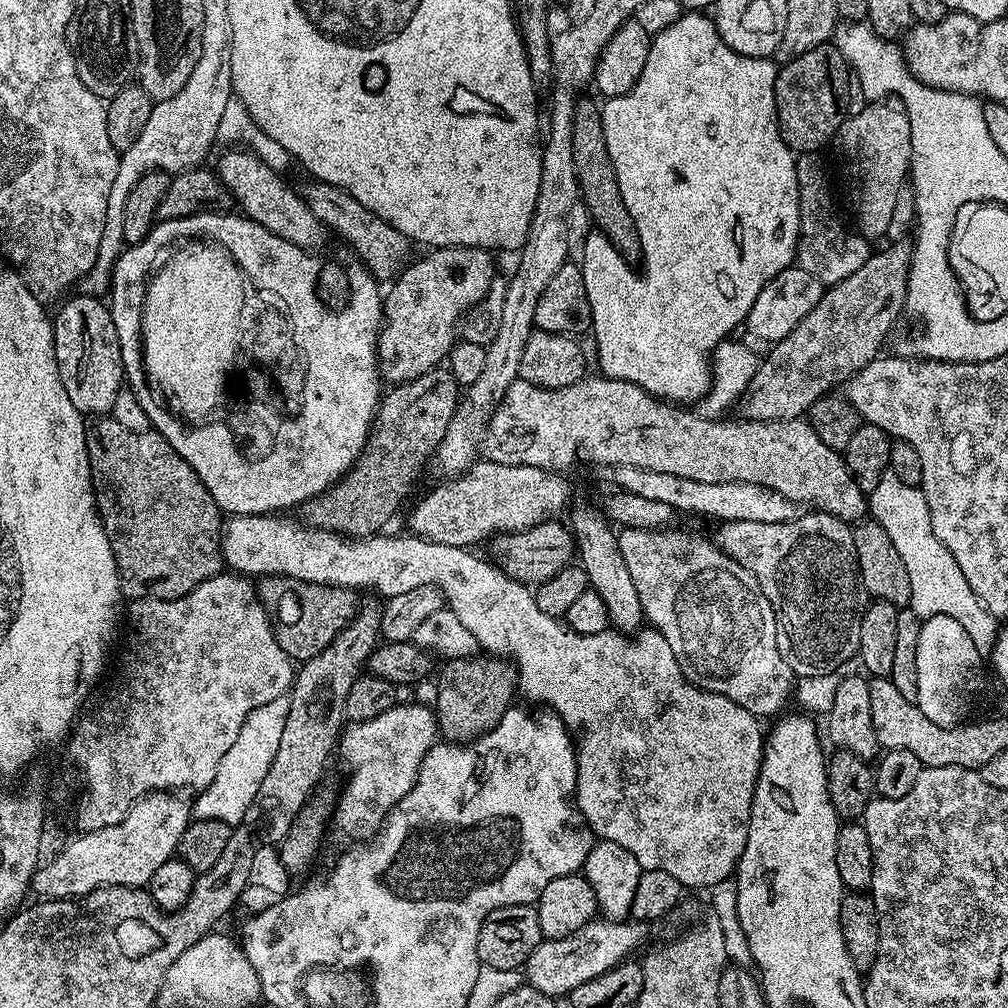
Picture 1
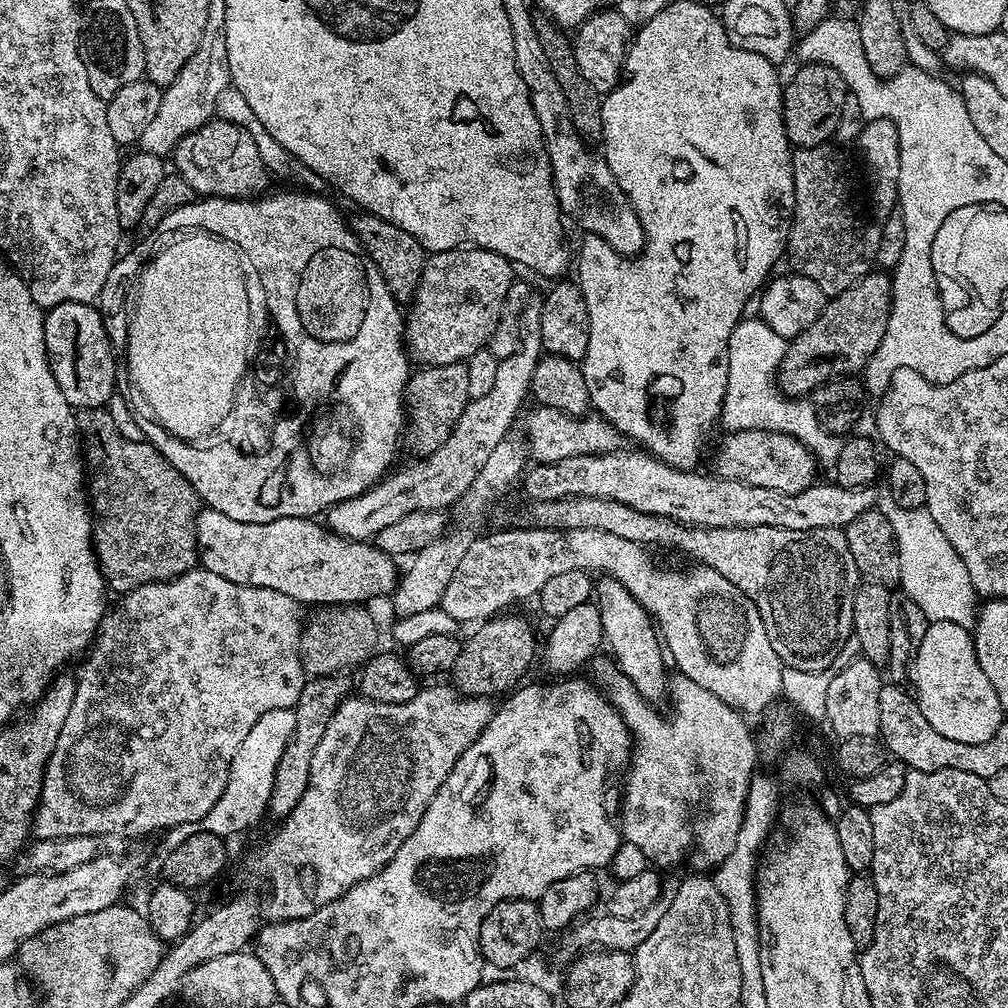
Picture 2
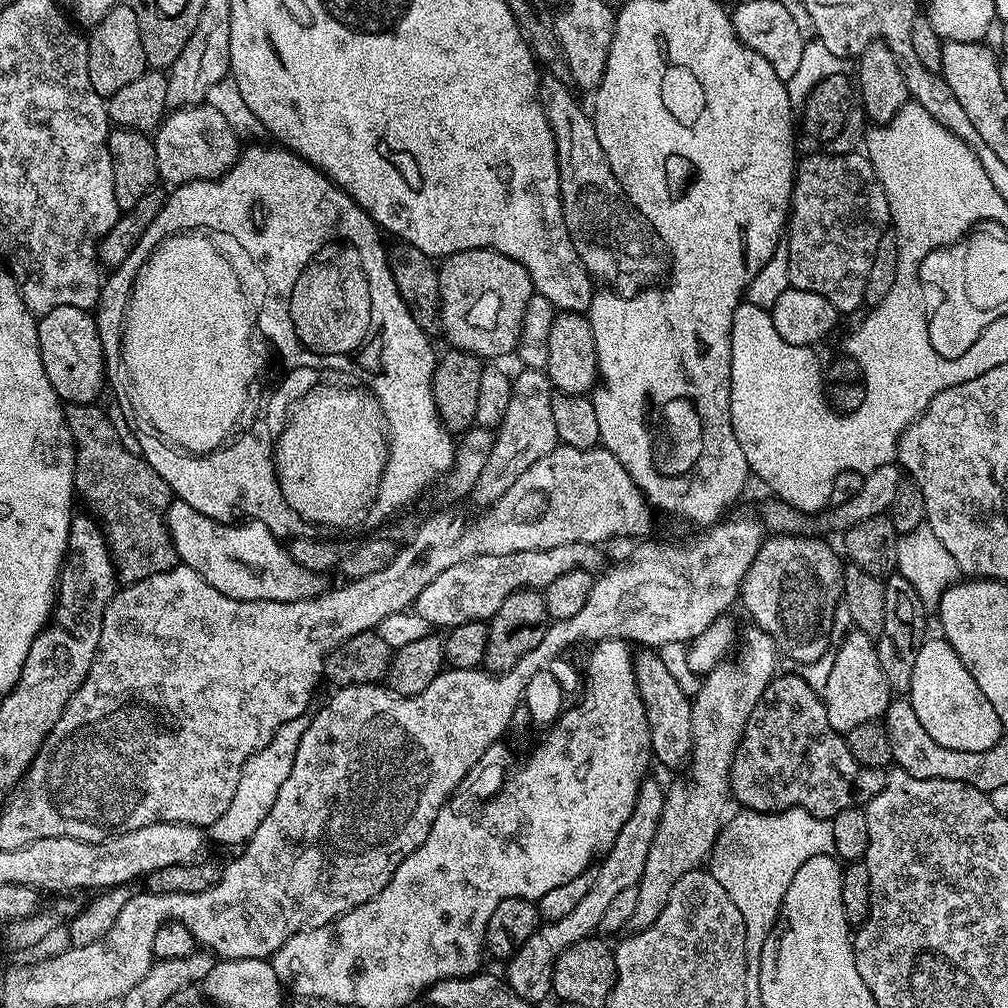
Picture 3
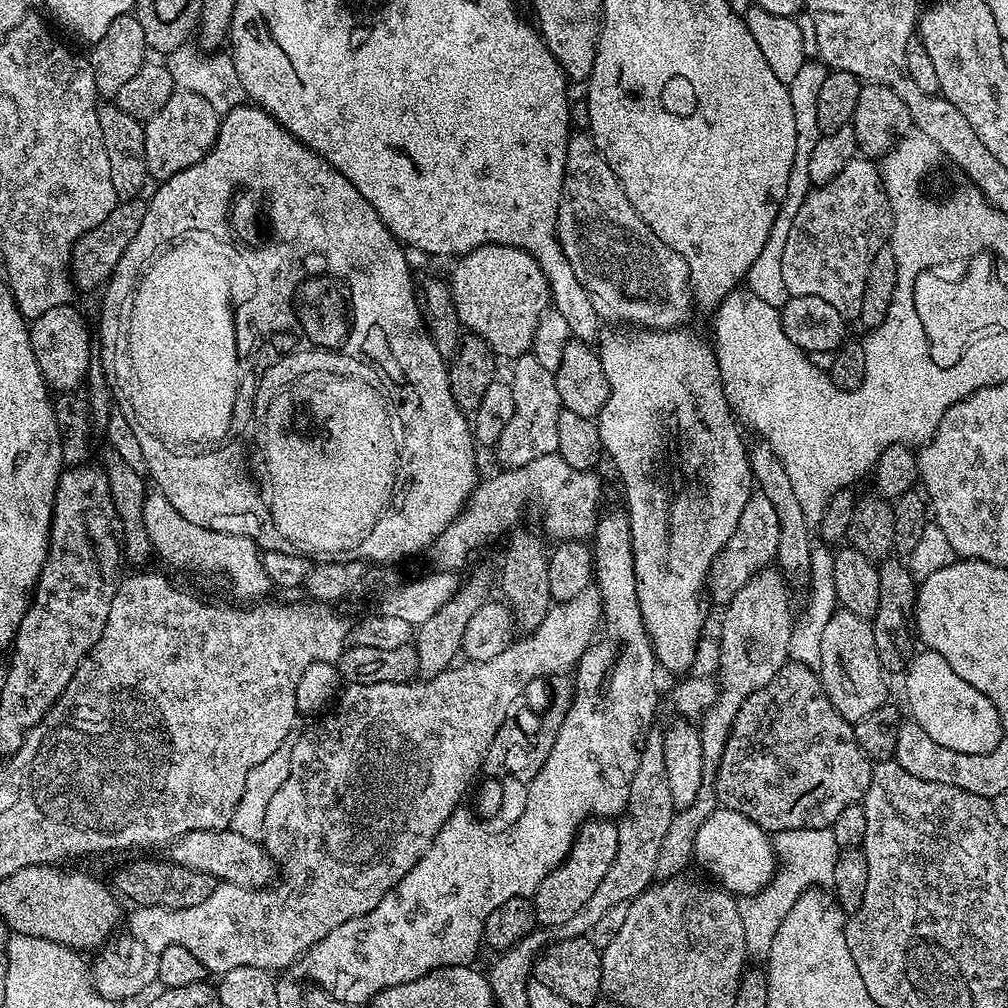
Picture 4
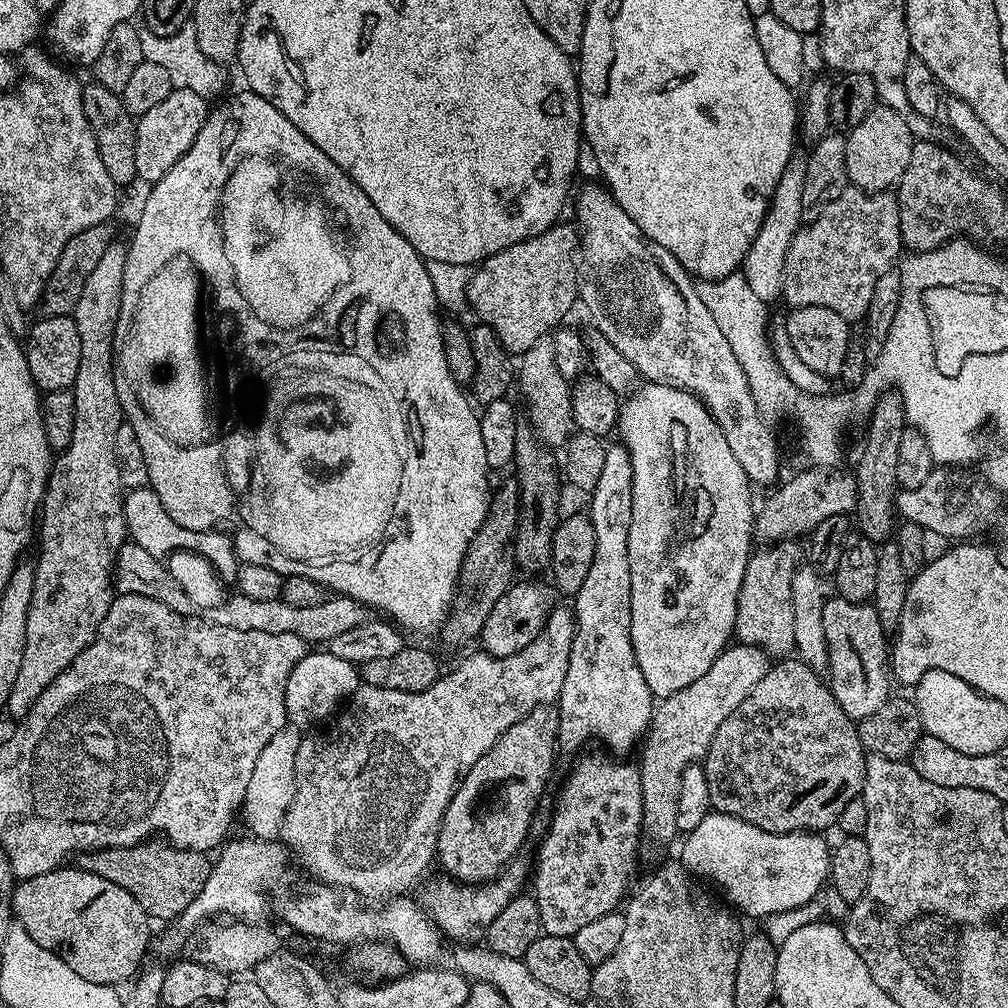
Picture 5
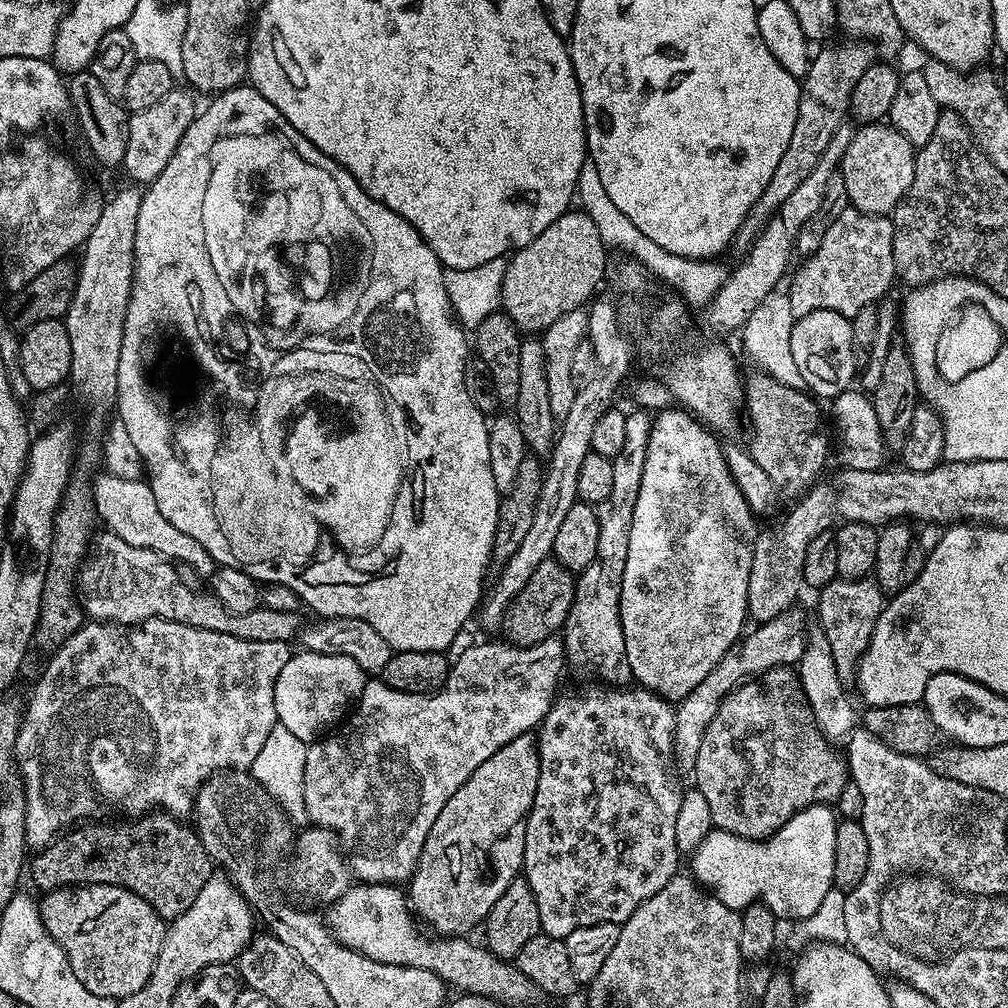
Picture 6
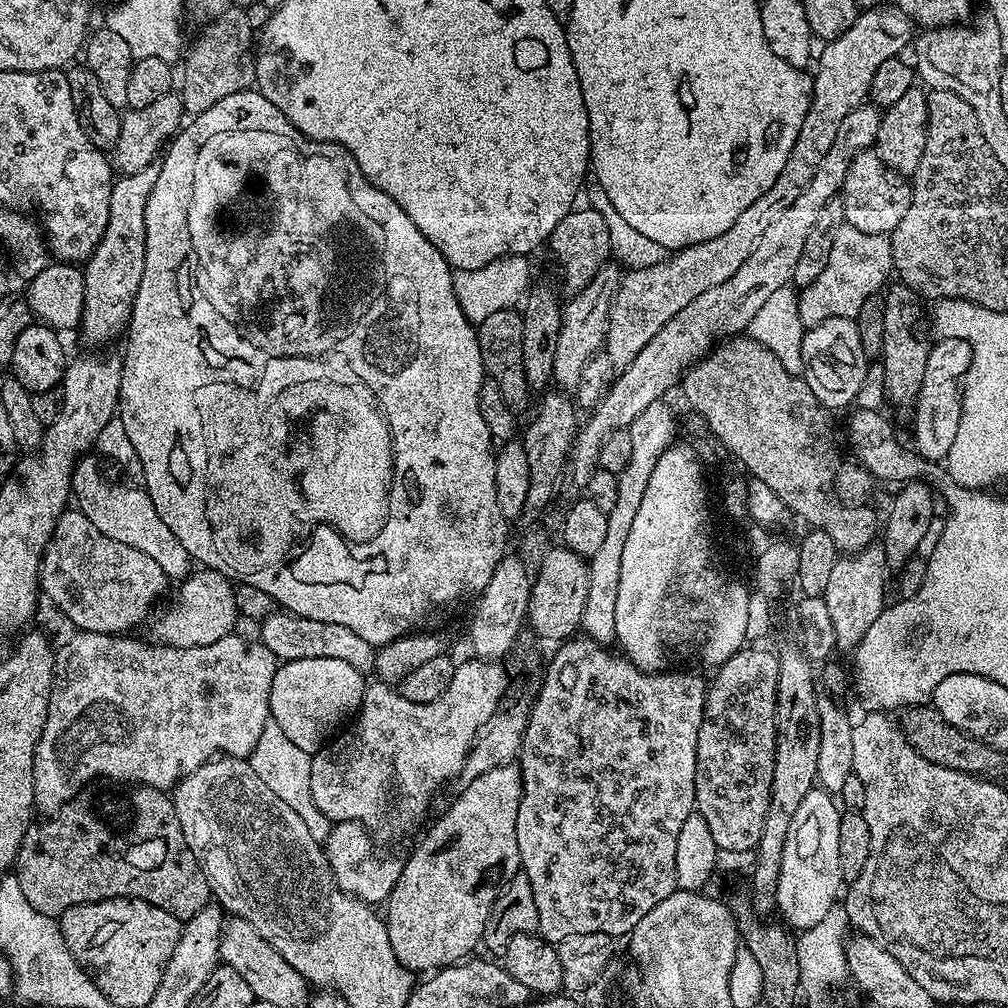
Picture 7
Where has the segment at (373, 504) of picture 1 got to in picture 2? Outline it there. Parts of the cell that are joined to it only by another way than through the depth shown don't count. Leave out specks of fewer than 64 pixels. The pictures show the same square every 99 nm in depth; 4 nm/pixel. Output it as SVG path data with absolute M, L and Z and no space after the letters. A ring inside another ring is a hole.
M467 363L429 364L420 366L411 373L406 389L406 440L412 443L417 457L429 456L436 452L454 430L462 410L468 405L468 380L466 379Z

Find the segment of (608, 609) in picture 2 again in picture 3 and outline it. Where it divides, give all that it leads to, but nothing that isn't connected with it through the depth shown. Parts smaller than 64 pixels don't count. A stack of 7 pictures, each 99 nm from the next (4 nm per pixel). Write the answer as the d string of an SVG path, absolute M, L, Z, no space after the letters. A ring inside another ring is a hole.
M640 650L634 656L634 674L642 702L646 706L646 718L650 726L650 742L655 763L668 768L683 769L692 750L691 710L693 701L684 693L674 673L656 650Z

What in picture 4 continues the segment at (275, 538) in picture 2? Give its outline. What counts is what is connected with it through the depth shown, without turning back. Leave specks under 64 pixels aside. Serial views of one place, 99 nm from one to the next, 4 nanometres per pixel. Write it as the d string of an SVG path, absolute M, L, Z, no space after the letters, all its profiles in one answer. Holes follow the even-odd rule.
M152 490L144 497L140 523L145 534L148 535L148 541L152 544L152 552L160 555L168 564L173 564L176 568L193 568L196 572L224 572L226 579L232 583L232 592L236 596L264 596L268 588L273 587L273 582L263 570L261 564L261 553L256 552L257 541L251 535L239 536L238 534L219 533L218 530L210 530L202 526L196 526L192 522L186 522L170 502L159 490Z

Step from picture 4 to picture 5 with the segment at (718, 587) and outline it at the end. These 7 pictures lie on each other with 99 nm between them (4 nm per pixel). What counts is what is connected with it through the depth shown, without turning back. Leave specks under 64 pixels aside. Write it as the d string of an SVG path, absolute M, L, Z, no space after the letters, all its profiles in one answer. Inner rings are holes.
M808 466L805 469L805 472L798 473L793 480L785 479L775 489L777 492L764 505L759 505L754 525L754 536L757 541L775 542L798 538L802 532L811 534L818 525L826 522L826 518L848 516L855 509L856 478L851 471L843 472L843 467L840 466Z

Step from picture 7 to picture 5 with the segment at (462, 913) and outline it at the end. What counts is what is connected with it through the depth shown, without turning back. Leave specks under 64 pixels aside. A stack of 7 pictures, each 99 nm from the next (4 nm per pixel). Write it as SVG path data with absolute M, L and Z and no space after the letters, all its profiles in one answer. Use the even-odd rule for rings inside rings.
M555 703L540 704L530 714L526 714L506 734L470 766L470 774L458 786L450 806L446 806L446 814L442 818L442 826L438 830L435 859L445 868L447 875L457 882L468 886L479 886L496 879L513 863L512 860L520 852L528 831L532 828L532 815L536 812L536 803L552 776L552 763L558 753L560 738L560 722L562 712Z

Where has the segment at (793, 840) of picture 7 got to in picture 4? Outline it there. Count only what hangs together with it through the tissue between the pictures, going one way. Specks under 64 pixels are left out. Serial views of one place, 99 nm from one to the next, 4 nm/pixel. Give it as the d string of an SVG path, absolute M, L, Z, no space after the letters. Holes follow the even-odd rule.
M717 807L710 818L706 818L702 826L698 826L692 855L695 863L700 863L719 887L740 898L760 892L771 882L778 867L773 837L754 822L750 822L750 818L722 807Z

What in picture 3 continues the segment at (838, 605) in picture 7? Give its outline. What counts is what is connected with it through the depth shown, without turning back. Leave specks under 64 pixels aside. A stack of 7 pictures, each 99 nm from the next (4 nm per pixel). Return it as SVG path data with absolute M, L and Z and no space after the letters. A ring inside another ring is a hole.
M855 630L840 644L840 649L832 656L830 676L822 691L826 715L834 730L847 734L862 723L879 721L890 703L890 689L886 674L878 662L876 640L864 632Z

